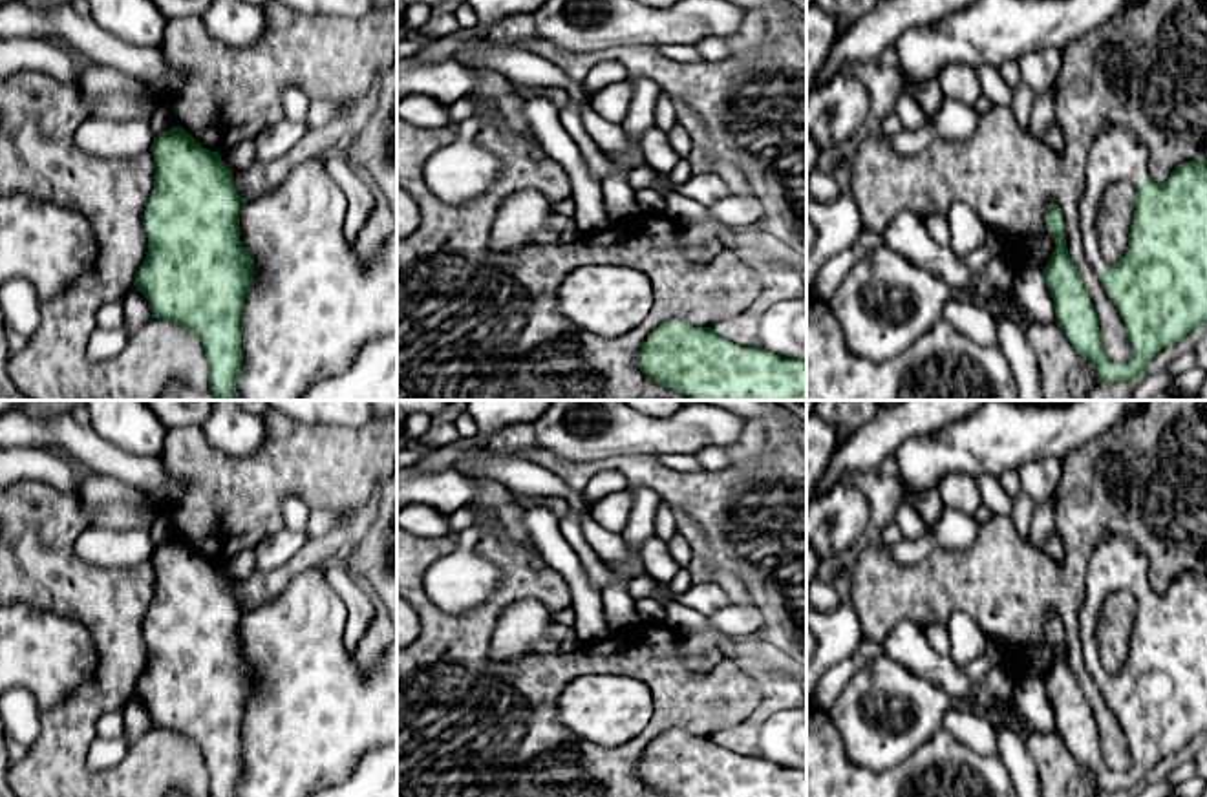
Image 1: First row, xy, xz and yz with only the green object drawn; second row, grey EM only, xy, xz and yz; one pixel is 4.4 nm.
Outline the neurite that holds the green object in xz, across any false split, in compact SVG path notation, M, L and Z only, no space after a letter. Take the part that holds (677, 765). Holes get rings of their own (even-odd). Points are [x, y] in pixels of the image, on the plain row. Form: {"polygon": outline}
{"polygon": "M682 729L655 739L636 773L668 797L806 797L806 771L733 753Z"}

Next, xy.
{"polygon": "M181 536L154 547L154 600L143 632L148 662L134 695L150 713L152 728L192 740L208 770L208 797L236 797L243 764L243 718L247 700L254 696L254 667L240 651L243 612L232 594L232 581L219 561L203 558Z"}

